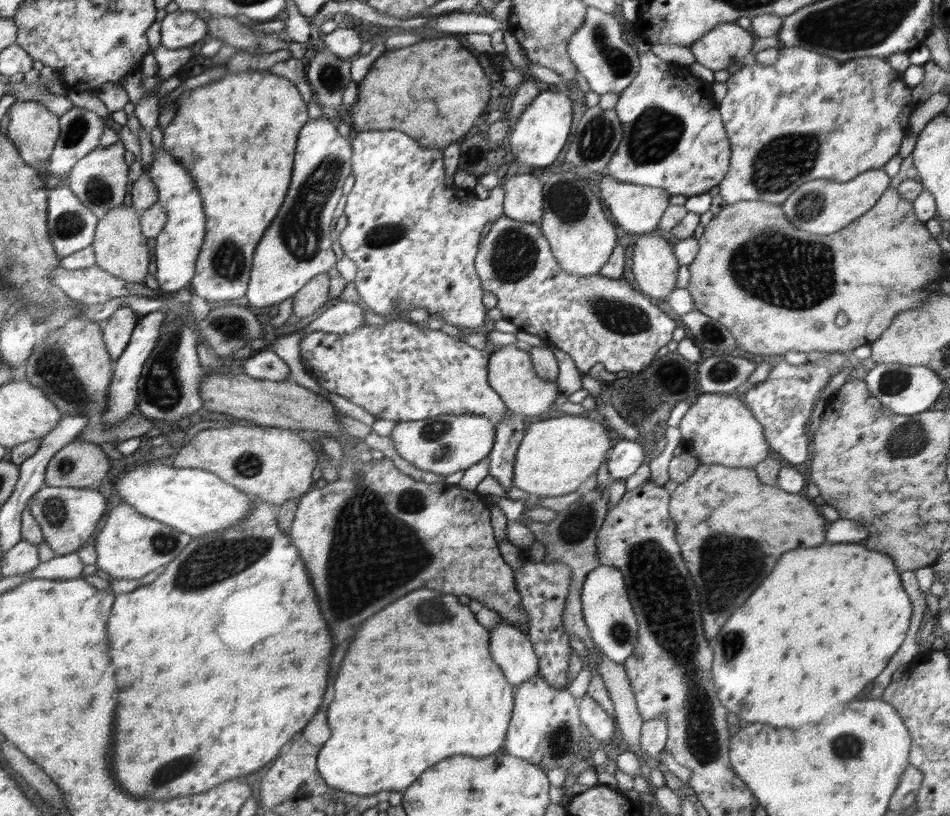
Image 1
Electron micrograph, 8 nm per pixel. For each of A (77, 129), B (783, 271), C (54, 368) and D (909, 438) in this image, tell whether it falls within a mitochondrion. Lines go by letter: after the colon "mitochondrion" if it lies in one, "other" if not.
A: mitochondrion
B: mitochondrion
C: mitochondrion
D: mitochondrion

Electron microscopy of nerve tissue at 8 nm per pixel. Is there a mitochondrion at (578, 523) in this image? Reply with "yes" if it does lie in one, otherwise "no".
yes

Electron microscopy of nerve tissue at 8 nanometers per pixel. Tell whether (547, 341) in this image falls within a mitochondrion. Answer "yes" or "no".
no

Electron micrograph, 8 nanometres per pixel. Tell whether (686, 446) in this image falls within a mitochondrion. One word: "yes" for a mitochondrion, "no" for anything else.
no

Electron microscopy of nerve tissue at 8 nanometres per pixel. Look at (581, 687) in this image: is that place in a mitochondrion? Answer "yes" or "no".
no

